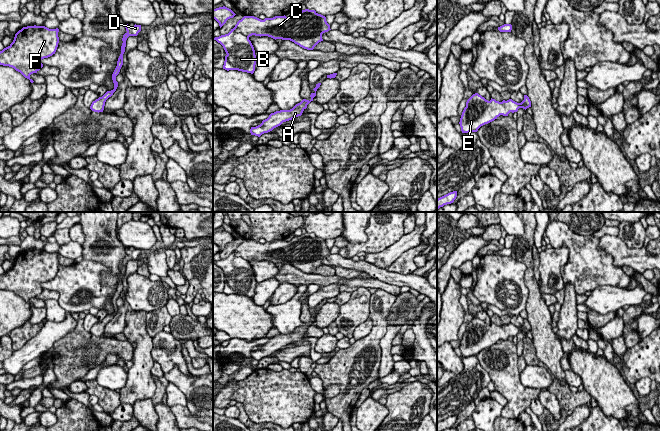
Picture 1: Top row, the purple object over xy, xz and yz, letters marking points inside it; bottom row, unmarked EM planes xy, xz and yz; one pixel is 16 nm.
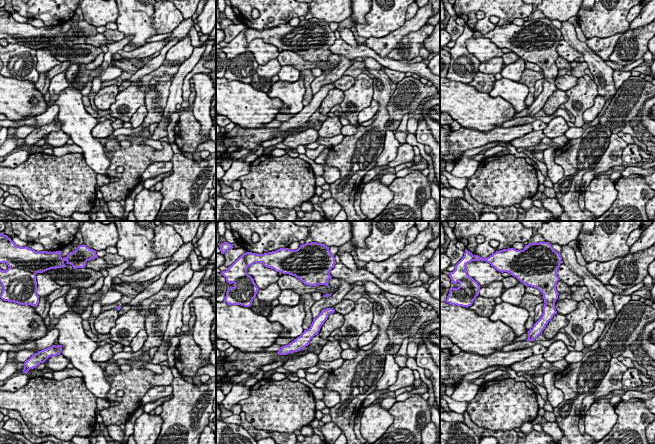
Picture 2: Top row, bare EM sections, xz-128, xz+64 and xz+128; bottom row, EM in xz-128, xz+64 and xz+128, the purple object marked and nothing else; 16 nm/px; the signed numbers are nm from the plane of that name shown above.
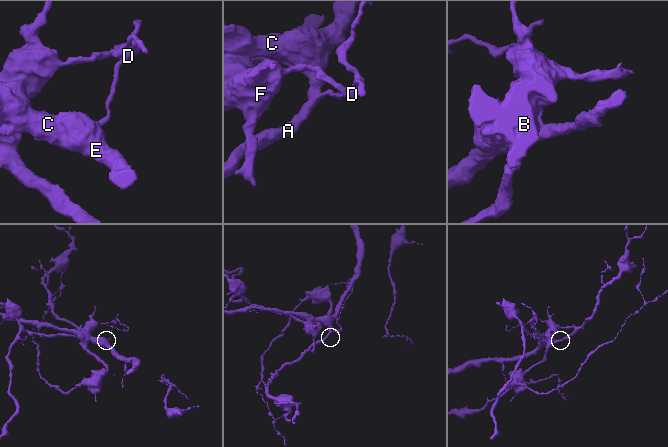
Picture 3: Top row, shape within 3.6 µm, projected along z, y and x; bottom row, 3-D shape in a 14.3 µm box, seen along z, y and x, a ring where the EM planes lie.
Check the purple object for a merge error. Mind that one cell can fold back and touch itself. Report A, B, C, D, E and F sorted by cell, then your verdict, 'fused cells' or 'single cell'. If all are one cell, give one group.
groups A C E / B D F; fused cells

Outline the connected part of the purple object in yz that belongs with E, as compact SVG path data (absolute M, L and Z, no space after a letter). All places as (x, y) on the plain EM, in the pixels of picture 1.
M478 317L473 318L466 326L461 342L460 351L462 357L477 356L478 353L488 348L500 339L508 340L510 336L517 336L519 332L527 333L531 331L531 325L527 319L521 327L512 323L502 326L492 323L486 324Z

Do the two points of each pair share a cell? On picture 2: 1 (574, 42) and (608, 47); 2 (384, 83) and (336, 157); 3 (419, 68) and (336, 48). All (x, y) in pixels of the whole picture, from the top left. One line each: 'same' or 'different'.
1: different
2: same
3: same

